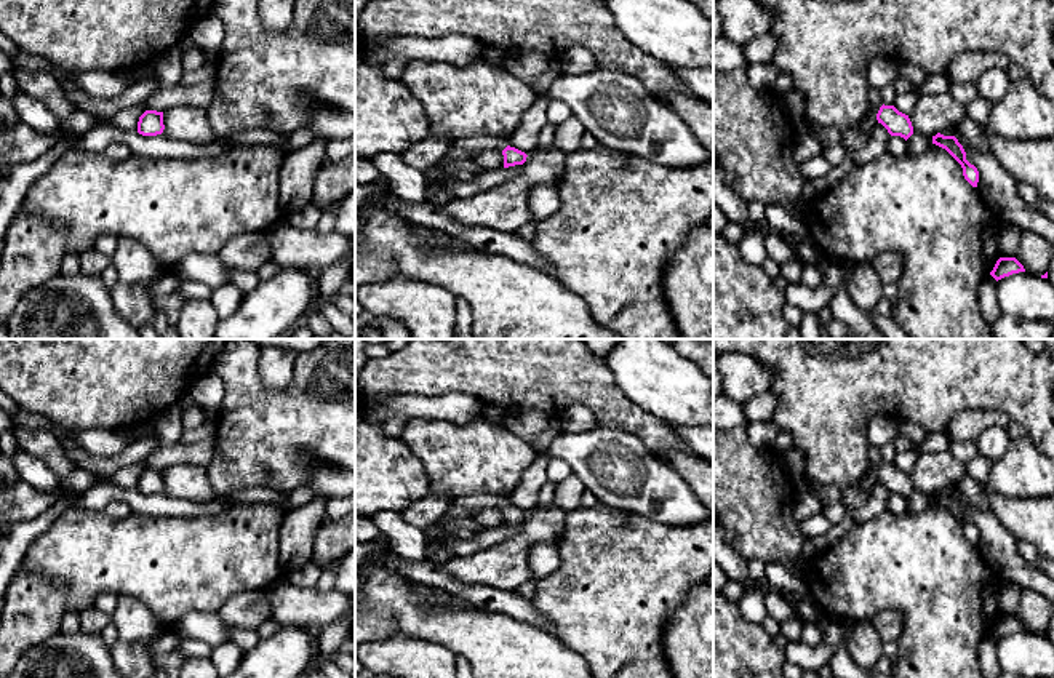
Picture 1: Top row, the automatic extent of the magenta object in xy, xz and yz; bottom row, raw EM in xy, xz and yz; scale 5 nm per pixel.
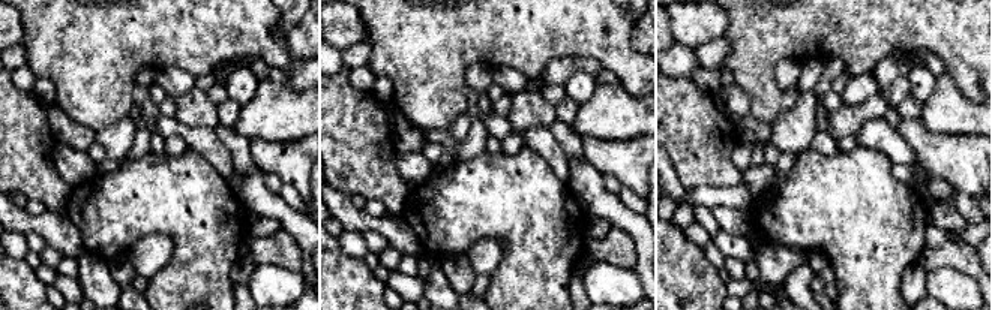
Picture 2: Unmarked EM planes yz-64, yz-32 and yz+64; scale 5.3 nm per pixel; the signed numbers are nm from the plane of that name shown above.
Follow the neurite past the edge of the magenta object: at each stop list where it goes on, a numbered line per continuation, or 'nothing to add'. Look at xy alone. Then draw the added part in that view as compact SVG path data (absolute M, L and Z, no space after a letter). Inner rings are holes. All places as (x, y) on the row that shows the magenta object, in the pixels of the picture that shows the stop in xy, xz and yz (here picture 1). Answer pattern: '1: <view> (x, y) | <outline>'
nothing to add

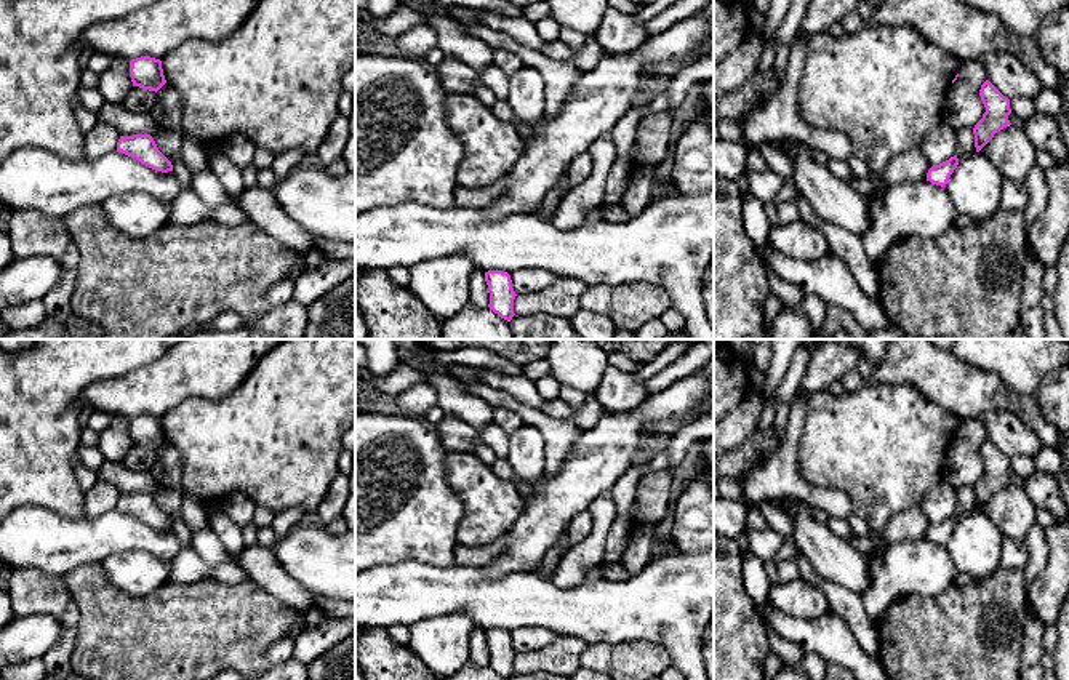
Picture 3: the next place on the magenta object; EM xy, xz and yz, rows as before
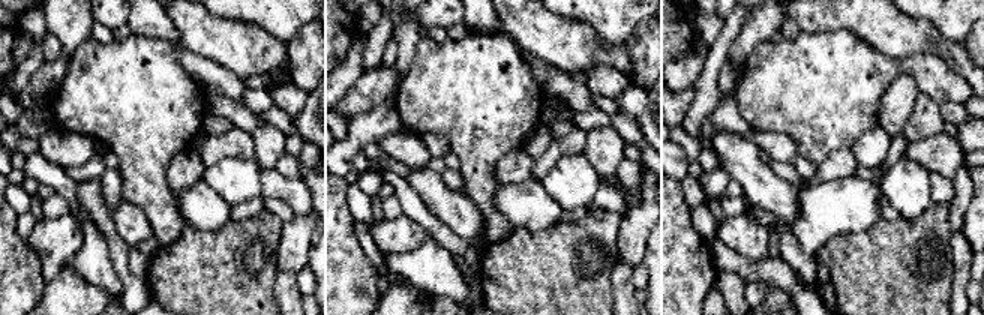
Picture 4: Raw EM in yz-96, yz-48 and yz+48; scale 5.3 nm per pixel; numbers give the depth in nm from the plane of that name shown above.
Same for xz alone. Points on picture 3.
nothing to add

